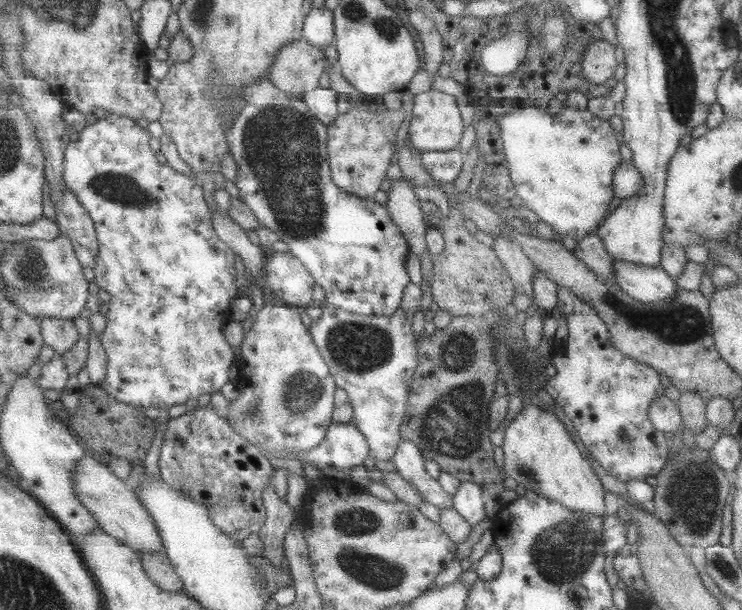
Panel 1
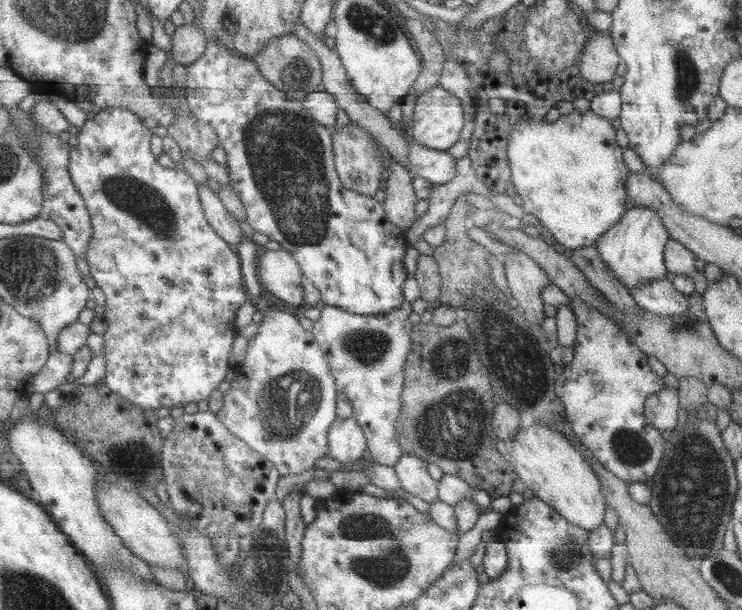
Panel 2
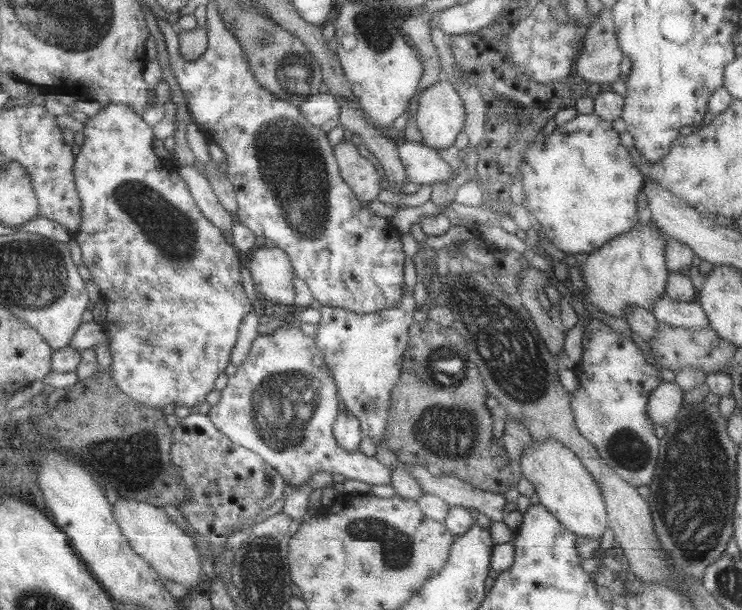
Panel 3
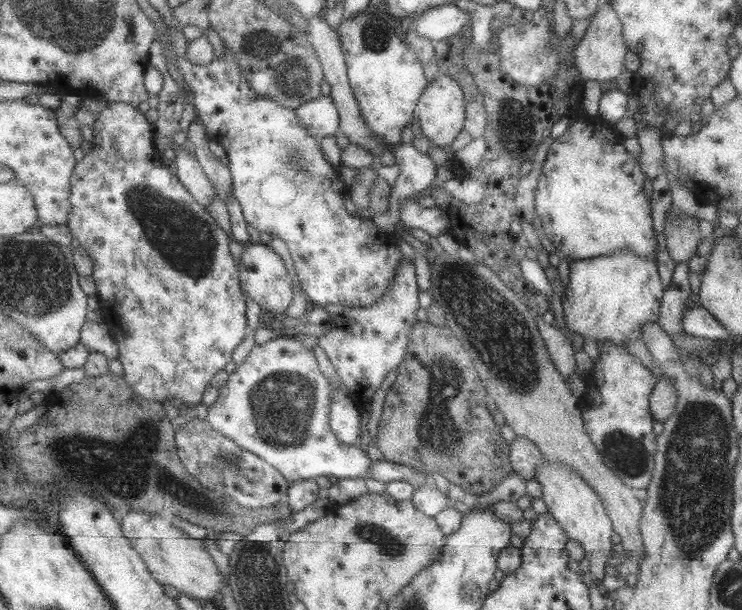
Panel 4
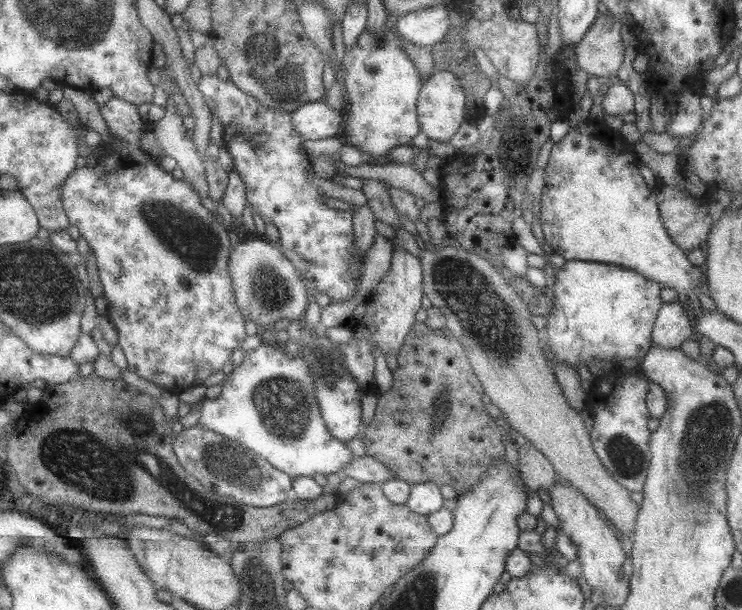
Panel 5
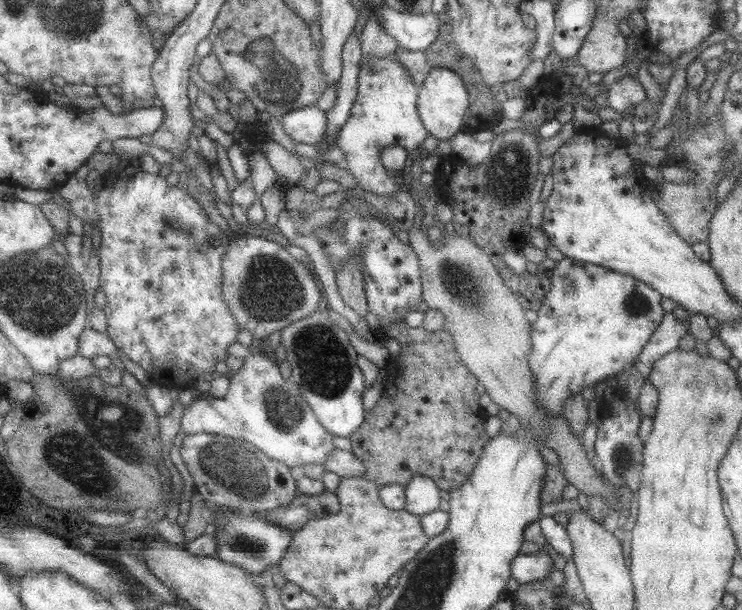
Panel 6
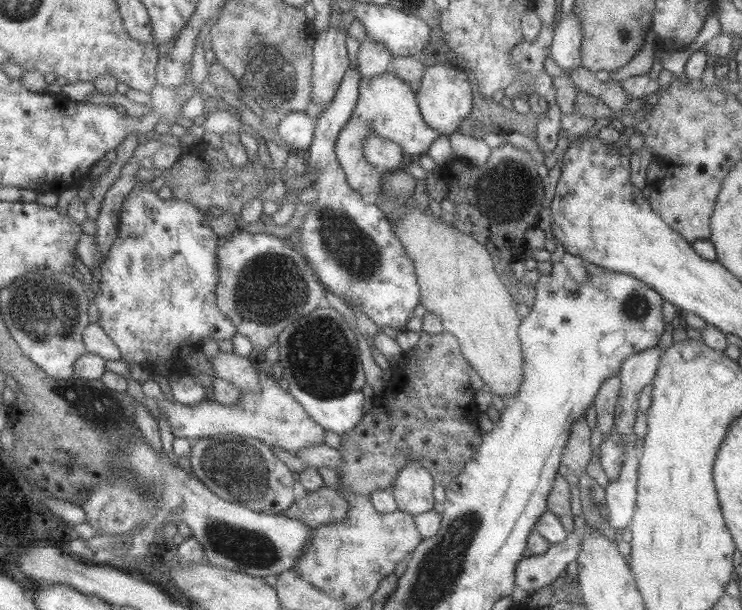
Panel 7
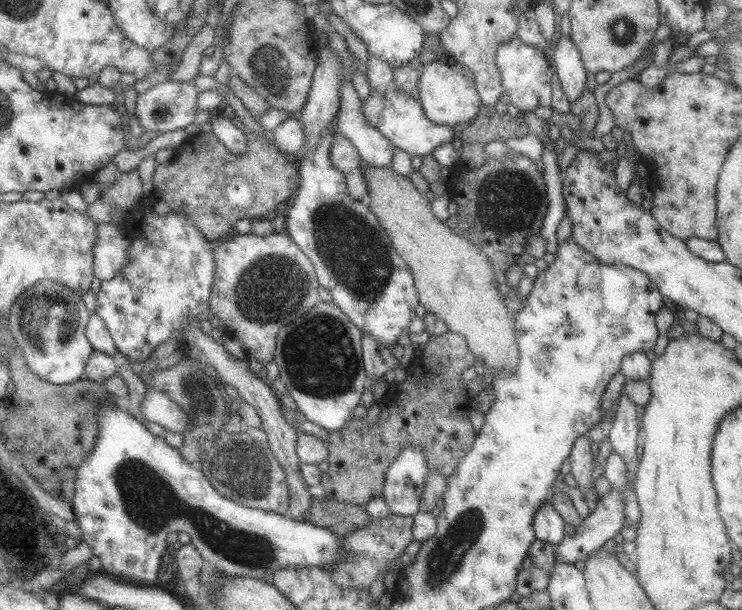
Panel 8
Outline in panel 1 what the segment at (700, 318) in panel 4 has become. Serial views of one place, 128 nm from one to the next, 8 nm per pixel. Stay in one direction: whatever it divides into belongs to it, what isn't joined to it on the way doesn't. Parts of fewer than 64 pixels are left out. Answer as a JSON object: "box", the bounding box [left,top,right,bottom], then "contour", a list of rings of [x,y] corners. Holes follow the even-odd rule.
{"box":[611,260,676,304],"contour":[[[611,260],[615,284],[631,298],[655,304],[667,302],[675,296],[676,281],[660,267],[647,266],[647,264],[631,264],[623,260]]]}

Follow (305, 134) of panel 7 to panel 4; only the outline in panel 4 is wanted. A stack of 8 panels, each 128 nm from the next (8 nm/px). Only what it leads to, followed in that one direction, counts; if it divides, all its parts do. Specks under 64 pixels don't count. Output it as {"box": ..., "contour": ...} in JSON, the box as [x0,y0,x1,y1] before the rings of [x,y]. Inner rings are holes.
{"box":[296,95,341,140],"contour":[[[331,95],[319,96],[296,111],[303,126],[320,140],[341,133],[340,112]]]}

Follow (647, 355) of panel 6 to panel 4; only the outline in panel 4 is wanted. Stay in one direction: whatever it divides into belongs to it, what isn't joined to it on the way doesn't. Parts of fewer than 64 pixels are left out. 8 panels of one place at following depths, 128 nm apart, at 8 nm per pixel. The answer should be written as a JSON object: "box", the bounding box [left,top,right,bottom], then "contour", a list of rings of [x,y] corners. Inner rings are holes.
{"box":[657,261,692,339],"contour":[[[687,261],[677,263],[674,266],[671,280],[664,287],[660,300],[657,321],[669,339],[685,333],[683,332],[683,325],[681,325],[681,318],[683,318],[683,312],[686,308],[685,301],[692,293],[689,288],[689,281],[687,281],[688,270]]]}

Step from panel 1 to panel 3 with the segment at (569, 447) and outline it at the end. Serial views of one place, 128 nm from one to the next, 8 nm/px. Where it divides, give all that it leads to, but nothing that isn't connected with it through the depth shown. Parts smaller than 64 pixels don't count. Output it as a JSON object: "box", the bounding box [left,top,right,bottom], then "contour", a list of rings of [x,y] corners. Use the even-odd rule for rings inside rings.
{"box":[517,439,608,541],"contour":[[[548,439],[543,443],[535,440],[527,446],[517,460],[522,477],[535,488],[538,502],[577,537],[599,541],[607,530],[608,518],[601,492],[588,471],[581,465],[571,450]]]}

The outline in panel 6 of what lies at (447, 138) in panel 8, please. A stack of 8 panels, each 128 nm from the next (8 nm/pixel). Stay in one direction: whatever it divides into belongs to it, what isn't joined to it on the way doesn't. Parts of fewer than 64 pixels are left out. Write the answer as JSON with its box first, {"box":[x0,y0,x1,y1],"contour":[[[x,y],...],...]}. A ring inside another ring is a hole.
{"box":[337,55,427,196],"contour":[[[394,55],[383,56],[365,56],[360,62],[359,74],[359,96],[353,110],[351,118],[339,132],[337,145],[347,154],[346,167],[352,172],[352,175],[359,180],[359,188],[367,190],[377,195],[392,196],[399,192],[401,188],[393,178],[387,176],[387,170],[379,159],[379,151],[389,145],[403,147],[413,157],[421,151],[421,144],[427,136],[427,130],[423,127],[422,119],[419,118],[418,110],[415,110],[415,98],[417,98],[417,88],[415,83],[409,77],[409,74],[397,62]]]}

